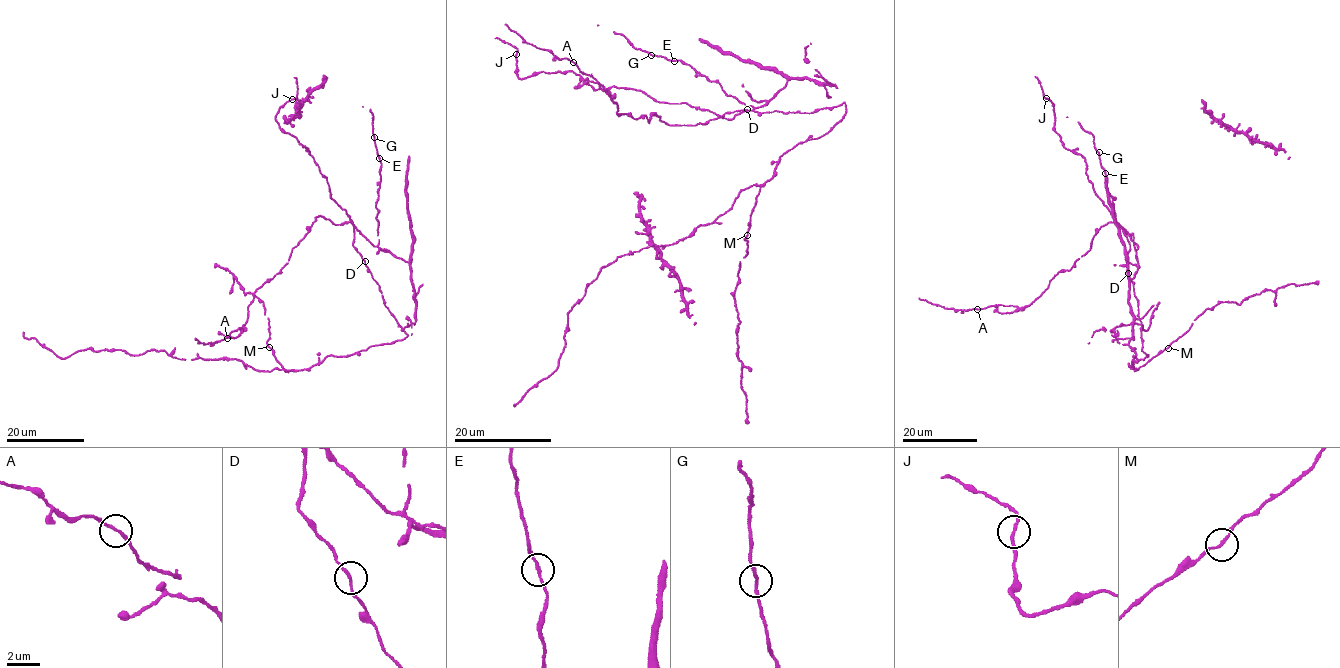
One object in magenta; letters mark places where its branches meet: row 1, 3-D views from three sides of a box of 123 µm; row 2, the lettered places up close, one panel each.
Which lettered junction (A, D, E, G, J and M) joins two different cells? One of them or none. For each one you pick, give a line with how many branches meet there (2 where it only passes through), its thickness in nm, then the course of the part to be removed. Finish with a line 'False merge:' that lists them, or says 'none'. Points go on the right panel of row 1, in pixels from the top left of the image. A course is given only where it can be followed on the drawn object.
False merge: none

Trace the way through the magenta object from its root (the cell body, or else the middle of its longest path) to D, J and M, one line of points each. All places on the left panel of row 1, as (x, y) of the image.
D: (397, 320), (384, 304), (379, 286), (365, 262)
J: (397, 320), (354, 246), (353, 223), (331, 199), (327, 179), (307, 148), (279, 127), (276, 112), (292, 99)
M: (397, 320), (407, 335), (403, 339), (375, 345), (347, 356), (327, 356), (304, 369), (284, 370), (268, 346)

